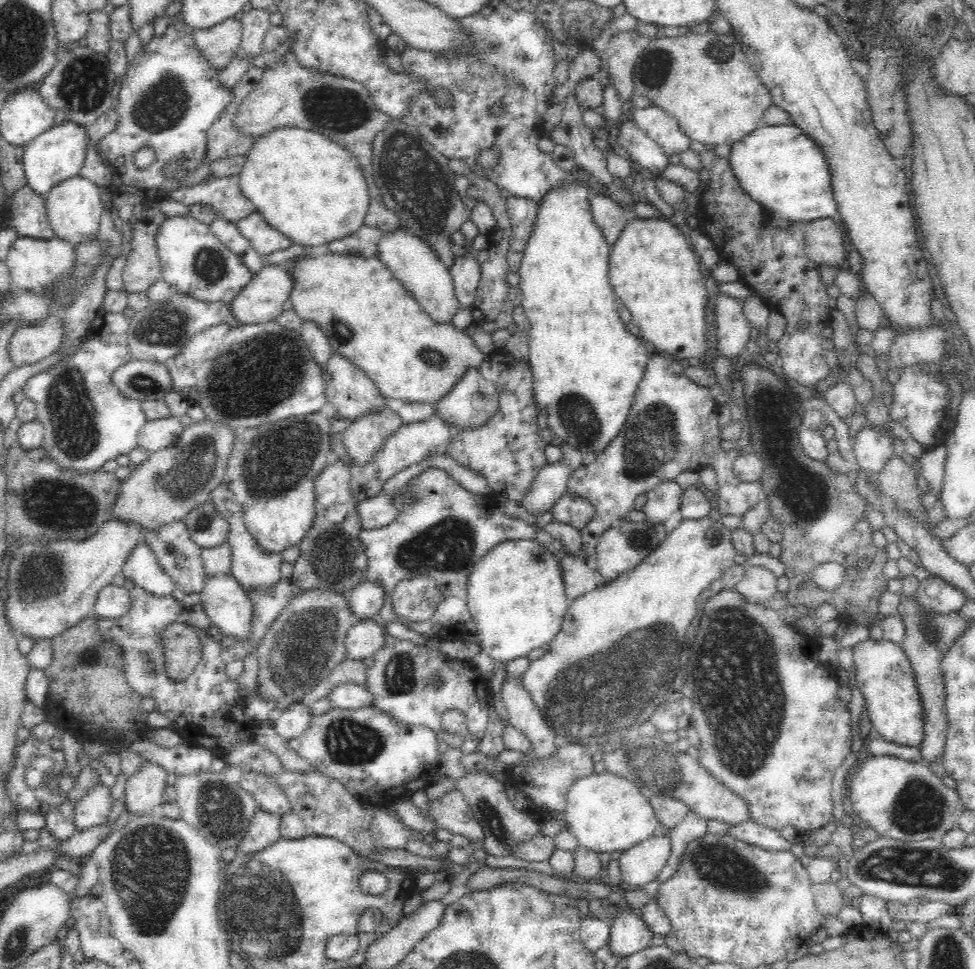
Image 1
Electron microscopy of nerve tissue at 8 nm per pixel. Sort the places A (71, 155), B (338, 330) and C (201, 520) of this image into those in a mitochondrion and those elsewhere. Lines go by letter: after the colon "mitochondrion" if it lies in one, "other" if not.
A: other
B: mitochondrion
C: mitochondrion

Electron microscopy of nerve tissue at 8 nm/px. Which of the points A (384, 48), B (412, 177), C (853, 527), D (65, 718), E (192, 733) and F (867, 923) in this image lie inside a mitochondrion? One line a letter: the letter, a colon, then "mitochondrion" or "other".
A: other
B: mitochondrion
C: other
D: other
E: other
F: other

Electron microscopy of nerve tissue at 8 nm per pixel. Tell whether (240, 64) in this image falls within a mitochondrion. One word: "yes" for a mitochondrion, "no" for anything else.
no

